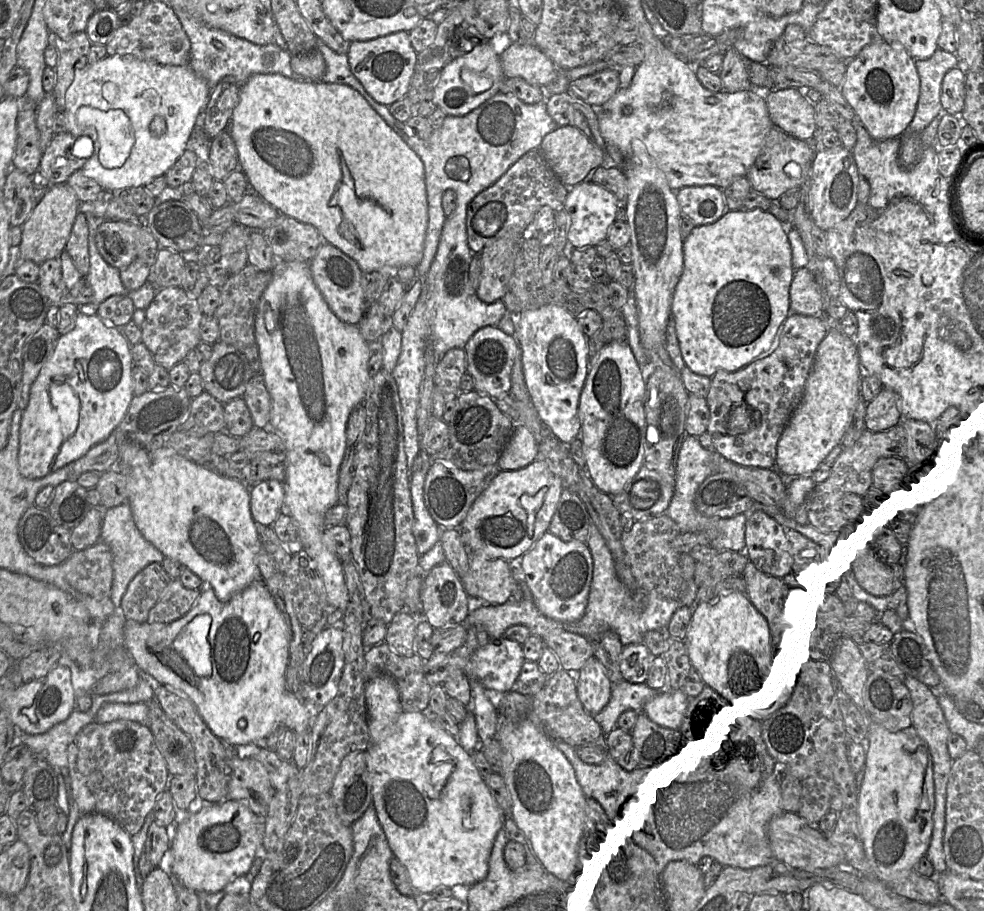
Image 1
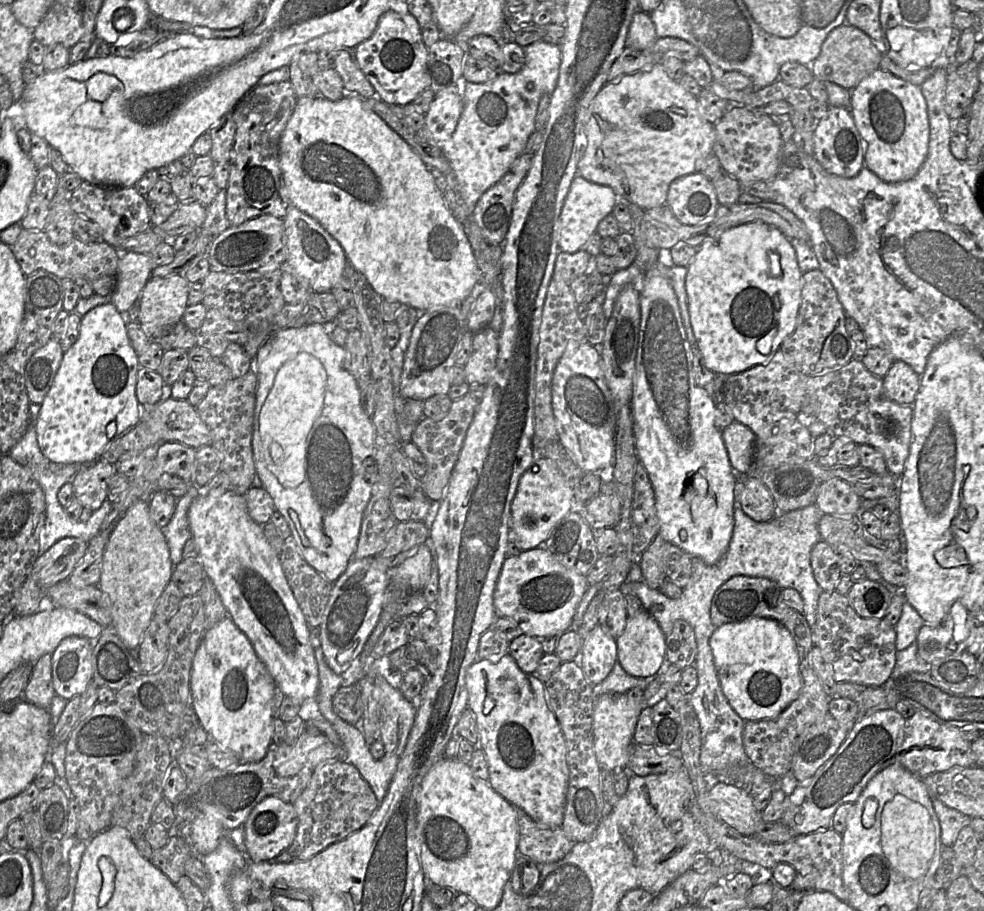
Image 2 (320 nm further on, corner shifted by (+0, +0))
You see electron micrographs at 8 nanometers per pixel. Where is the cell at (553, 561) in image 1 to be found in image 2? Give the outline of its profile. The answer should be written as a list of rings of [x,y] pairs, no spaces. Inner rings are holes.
[[[536,547],[505,558],[493,604],[498,615],[515,621],[524,634],[536,638],[559,637],[570,629],[588,586],[586,575],[564,567],[544,547]]]

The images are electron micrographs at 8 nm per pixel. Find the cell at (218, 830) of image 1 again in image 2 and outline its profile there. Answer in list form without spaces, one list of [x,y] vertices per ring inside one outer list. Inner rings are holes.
[[[275,796],[264,798],[249,814],[243,825],[246,855],[249,861],[259,863],[274,860],[293,843],[298,826],[298,816],[292,803]]]

